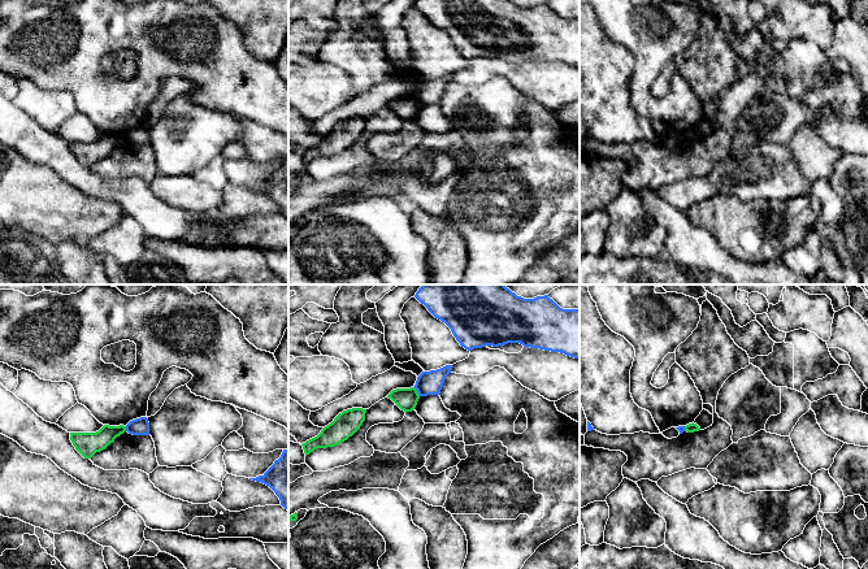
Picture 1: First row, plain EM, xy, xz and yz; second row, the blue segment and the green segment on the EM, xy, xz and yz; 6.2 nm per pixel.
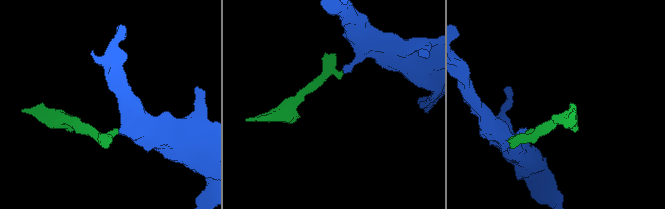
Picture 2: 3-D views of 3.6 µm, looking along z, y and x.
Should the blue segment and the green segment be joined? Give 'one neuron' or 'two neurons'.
two neurons

